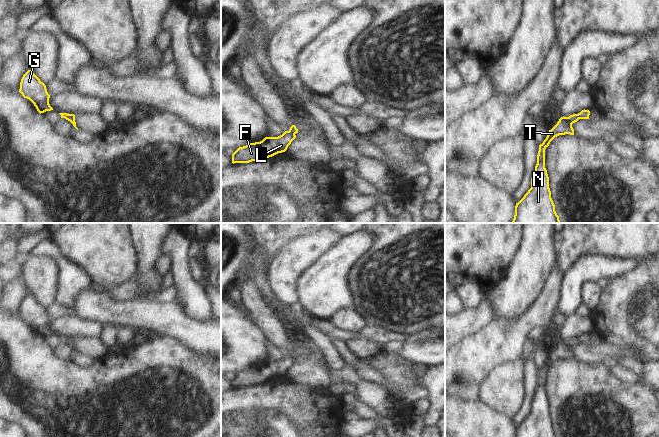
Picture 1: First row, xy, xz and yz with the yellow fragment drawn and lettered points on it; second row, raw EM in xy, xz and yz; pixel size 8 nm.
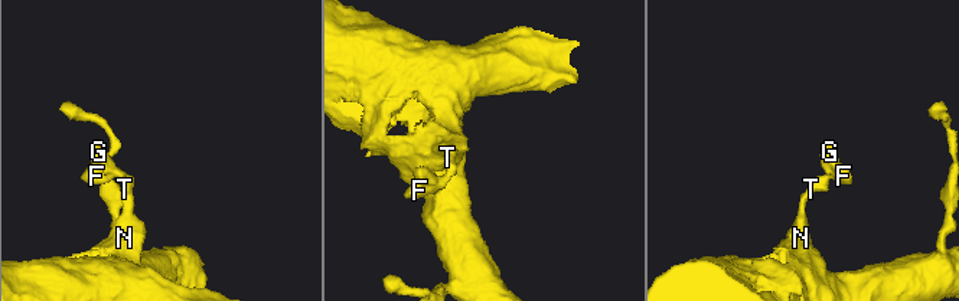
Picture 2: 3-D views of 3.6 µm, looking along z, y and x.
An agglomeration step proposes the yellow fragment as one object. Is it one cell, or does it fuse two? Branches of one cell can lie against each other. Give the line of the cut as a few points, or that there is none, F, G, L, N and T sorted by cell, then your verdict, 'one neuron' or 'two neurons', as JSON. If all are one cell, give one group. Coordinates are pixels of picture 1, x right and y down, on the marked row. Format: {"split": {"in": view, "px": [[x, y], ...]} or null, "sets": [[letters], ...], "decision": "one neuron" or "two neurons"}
{"split": null, "sets": [["F", "G", "L", "N", "T"]], "decision": "one neuron"}

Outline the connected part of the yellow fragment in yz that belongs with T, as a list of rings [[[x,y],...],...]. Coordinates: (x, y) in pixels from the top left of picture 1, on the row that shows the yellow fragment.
[[[582,110],[569,117],[561,117],[557,124],[549,130],[546,139],[539,145],[537,164],[531,178],[531,188],[516,203],[512,223],[561,223],[551,198],[549,177],[545,168],[545,149],[559,135],[574,135],[572,124],[579,119],[589,119],[590,111]]]

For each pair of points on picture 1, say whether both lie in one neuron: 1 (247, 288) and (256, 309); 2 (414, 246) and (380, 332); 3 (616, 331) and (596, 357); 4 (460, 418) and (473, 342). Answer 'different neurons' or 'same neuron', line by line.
1: same neuron
2: different neurons
3: different neurons
4: different neurons

